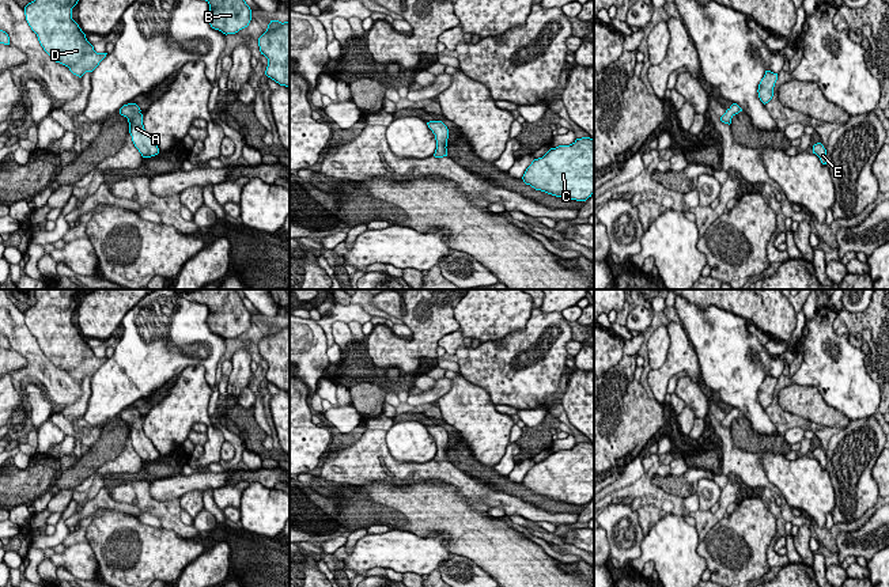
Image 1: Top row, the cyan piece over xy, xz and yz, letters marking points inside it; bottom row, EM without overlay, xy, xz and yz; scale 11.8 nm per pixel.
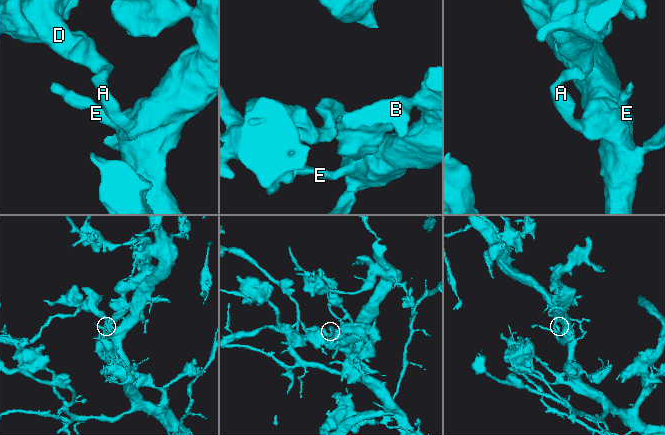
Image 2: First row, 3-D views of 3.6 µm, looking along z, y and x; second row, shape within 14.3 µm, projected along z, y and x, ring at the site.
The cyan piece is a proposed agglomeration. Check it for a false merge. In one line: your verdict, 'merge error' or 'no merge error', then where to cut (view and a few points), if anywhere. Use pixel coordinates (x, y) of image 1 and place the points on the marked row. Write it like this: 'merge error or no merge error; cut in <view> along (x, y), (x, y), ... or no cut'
no merge error; no cut

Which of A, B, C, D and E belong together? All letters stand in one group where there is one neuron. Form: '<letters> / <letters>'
A B C D E

